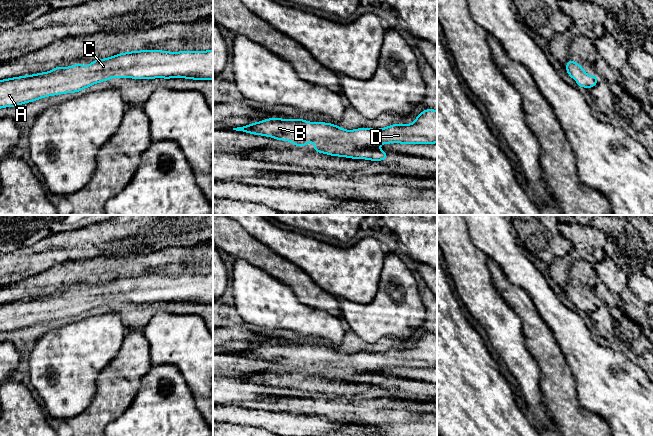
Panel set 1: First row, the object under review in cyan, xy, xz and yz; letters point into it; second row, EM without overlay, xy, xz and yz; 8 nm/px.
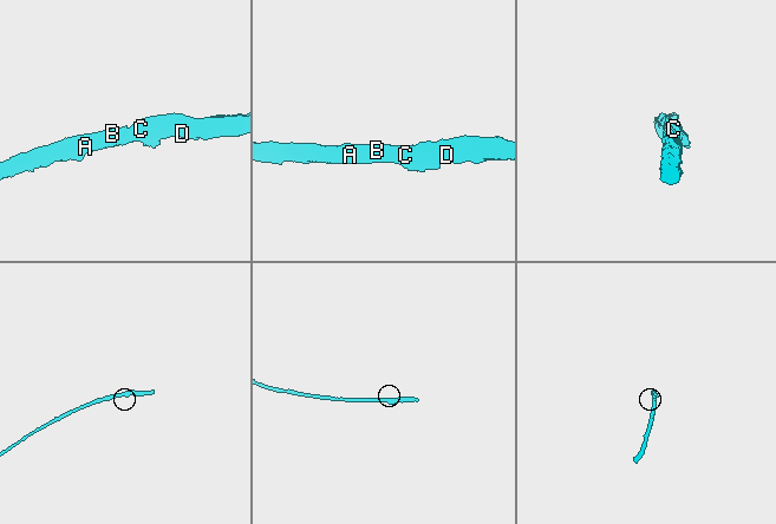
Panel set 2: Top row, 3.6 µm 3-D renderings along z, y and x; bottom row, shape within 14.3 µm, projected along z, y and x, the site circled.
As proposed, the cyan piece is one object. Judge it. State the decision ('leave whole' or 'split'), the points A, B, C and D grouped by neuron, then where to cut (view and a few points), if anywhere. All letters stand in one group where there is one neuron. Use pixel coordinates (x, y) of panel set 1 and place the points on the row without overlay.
leave whole | A B C D | no cut

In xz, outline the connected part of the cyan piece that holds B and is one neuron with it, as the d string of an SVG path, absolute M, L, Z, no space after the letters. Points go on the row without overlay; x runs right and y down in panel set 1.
M425 333L412 348L392 348L381 353L345 354L332 347L308 346L301 342L269 342L233 354L291 365L298 371L313 365L316 376L380 385L387 384L387 376L378 373L381 368L437 367L437 335Z

